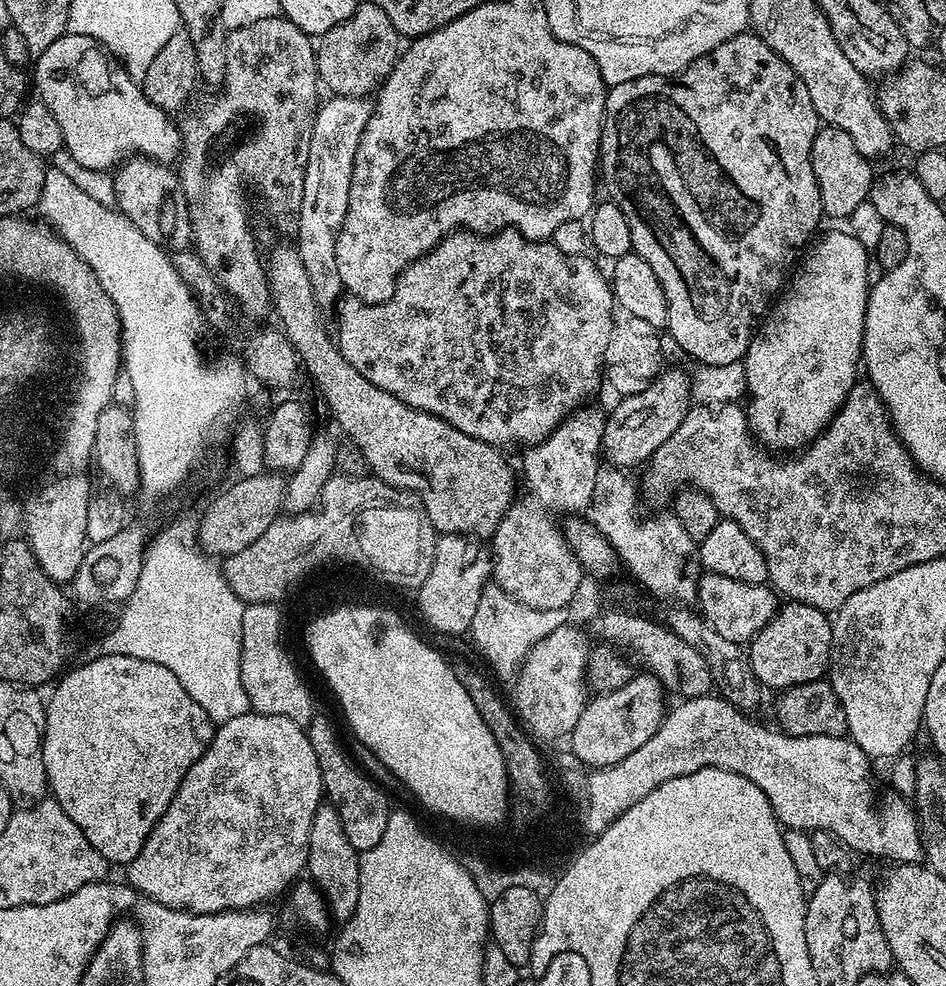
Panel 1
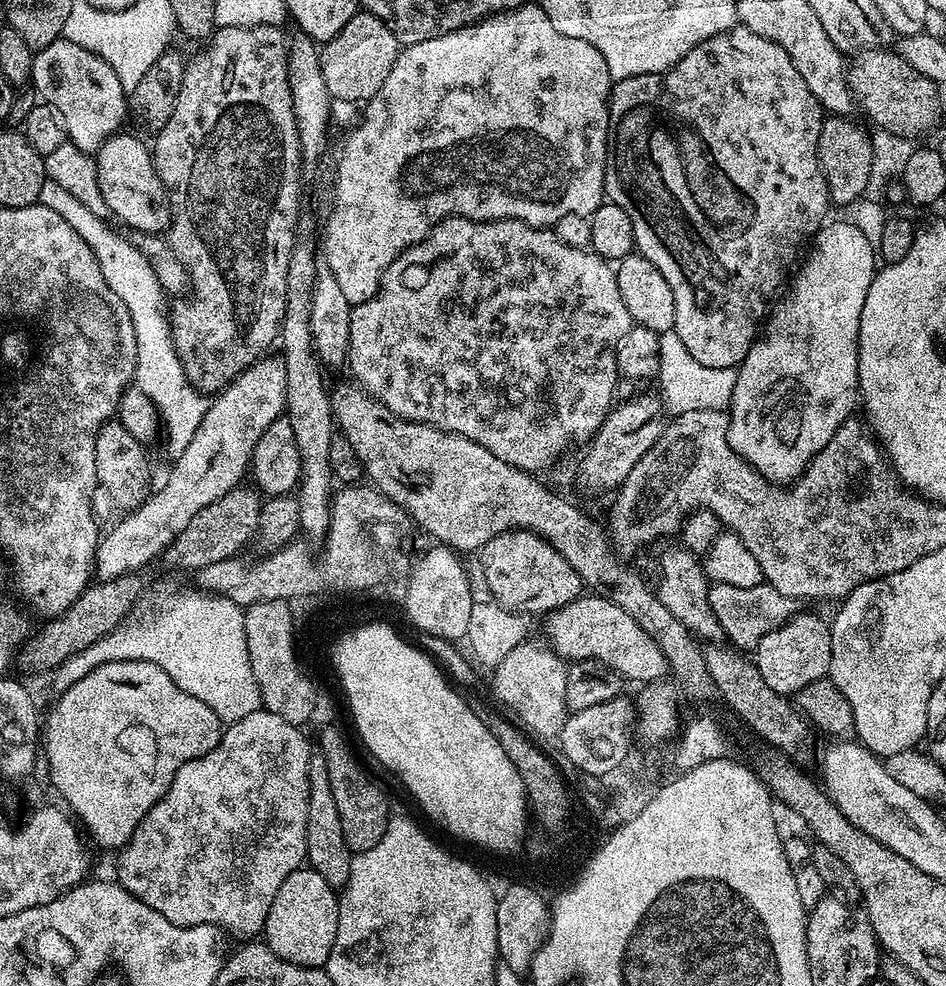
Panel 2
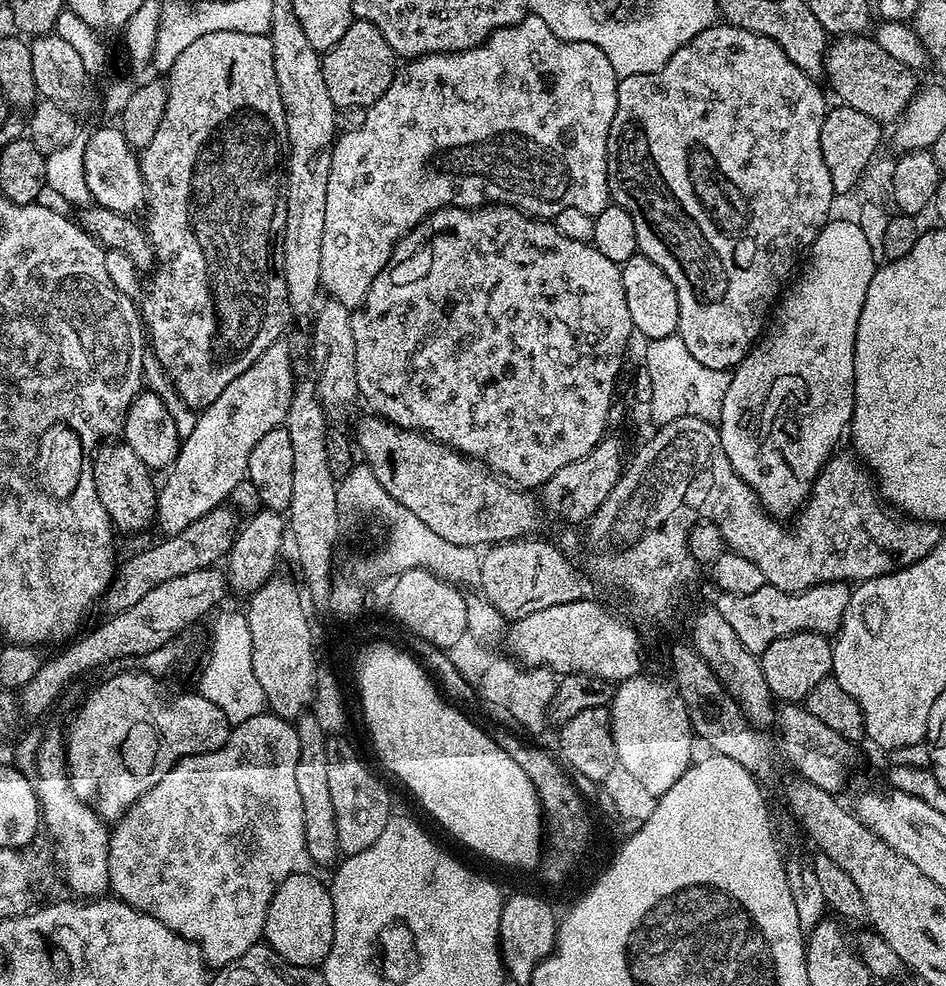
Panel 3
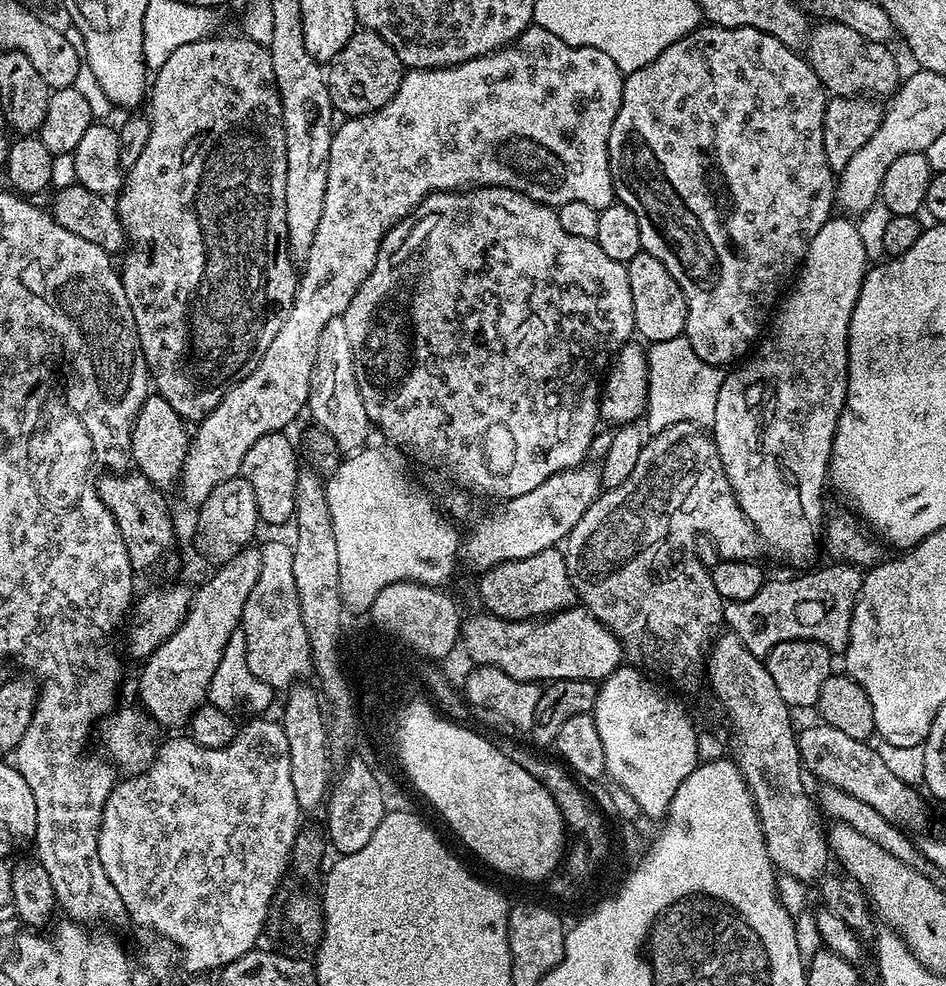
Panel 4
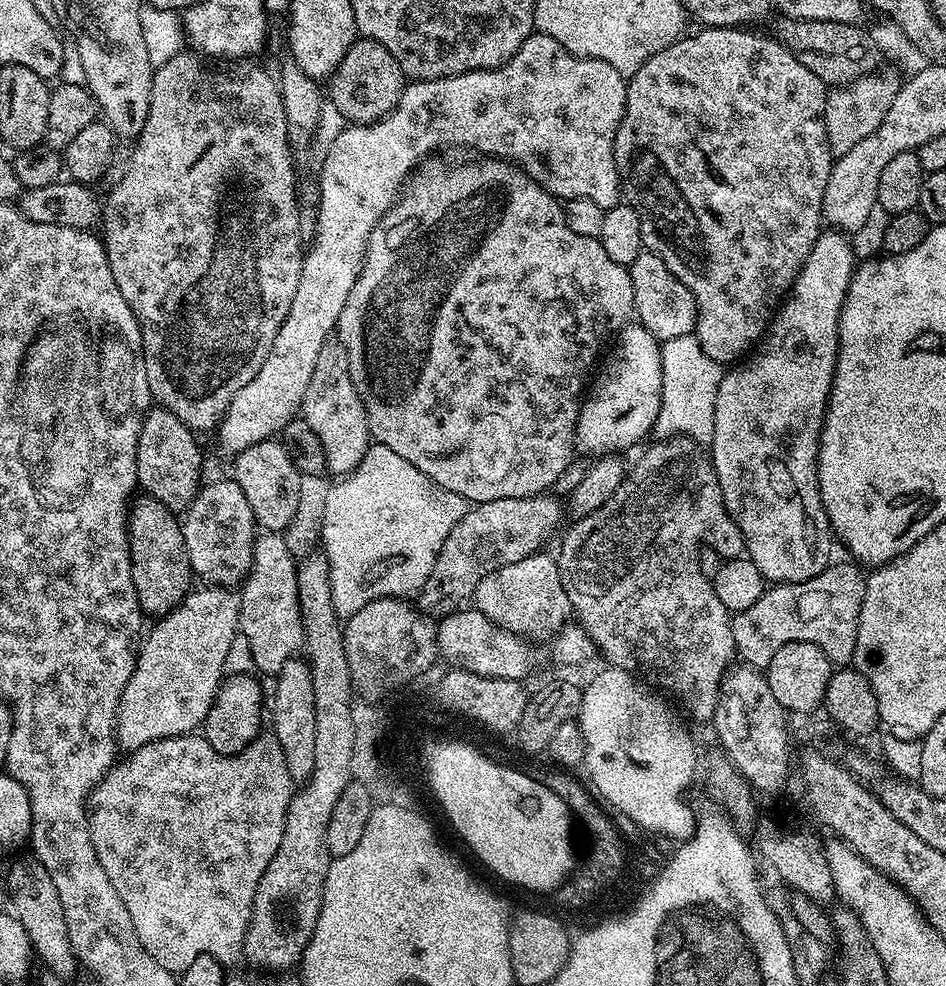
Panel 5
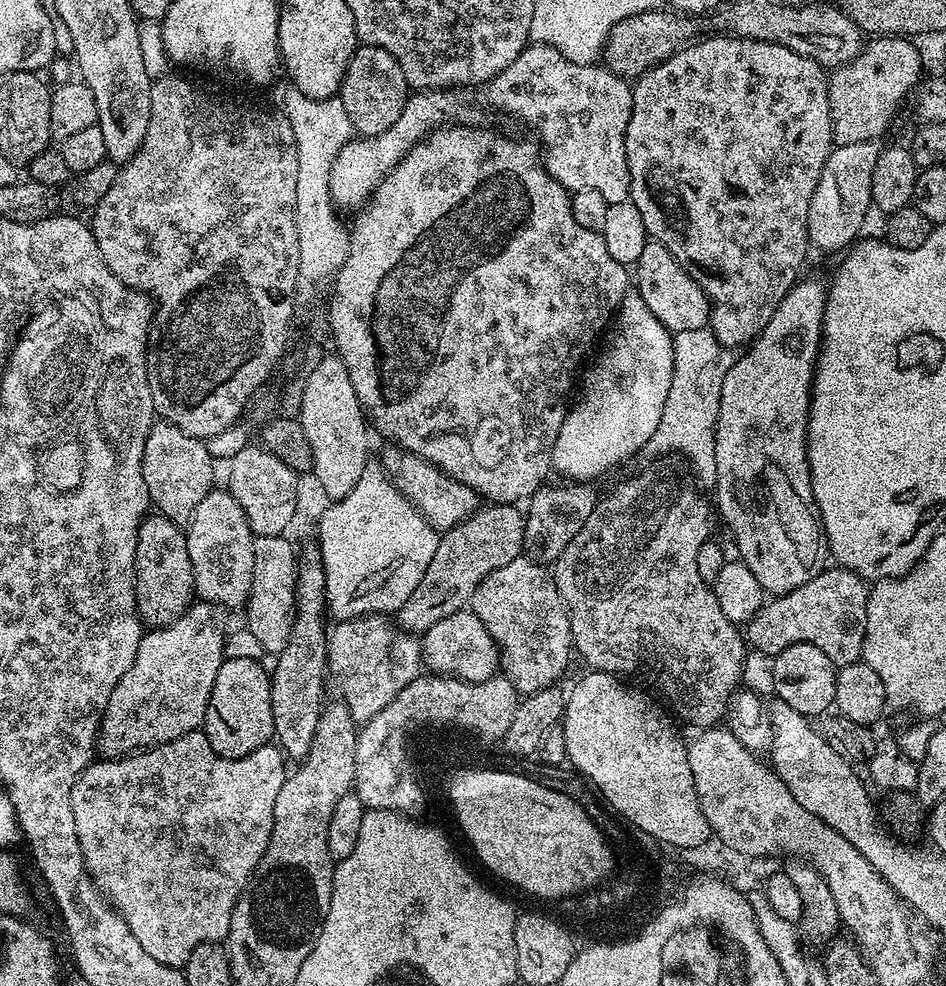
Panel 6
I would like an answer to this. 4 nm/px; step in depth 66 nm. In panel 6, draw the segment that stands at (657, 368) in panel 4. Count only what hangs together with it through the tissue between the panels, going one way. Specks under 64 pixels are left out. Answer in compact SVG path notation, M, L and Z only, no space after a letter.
M711 327L677 332L672 345L674 374L670 378L670 394L666 394L666 406L662 406L658 430L650 434L650 442L646 442L644 452L656 456L652 458L667 457L664 456L667 452L681 452L692 463L697 476L695 479L705 489L712 490L716 487L714 446L718 406L722 398L722 378L726 378L730 356L712 333Z

